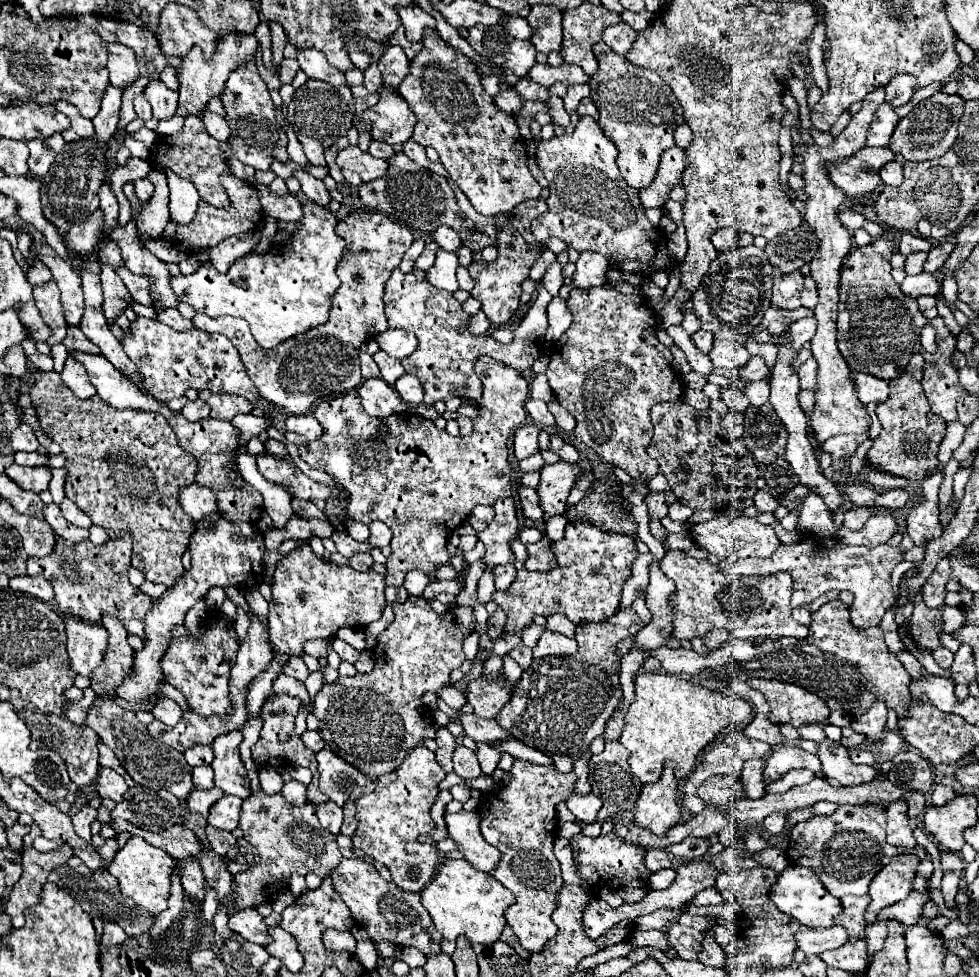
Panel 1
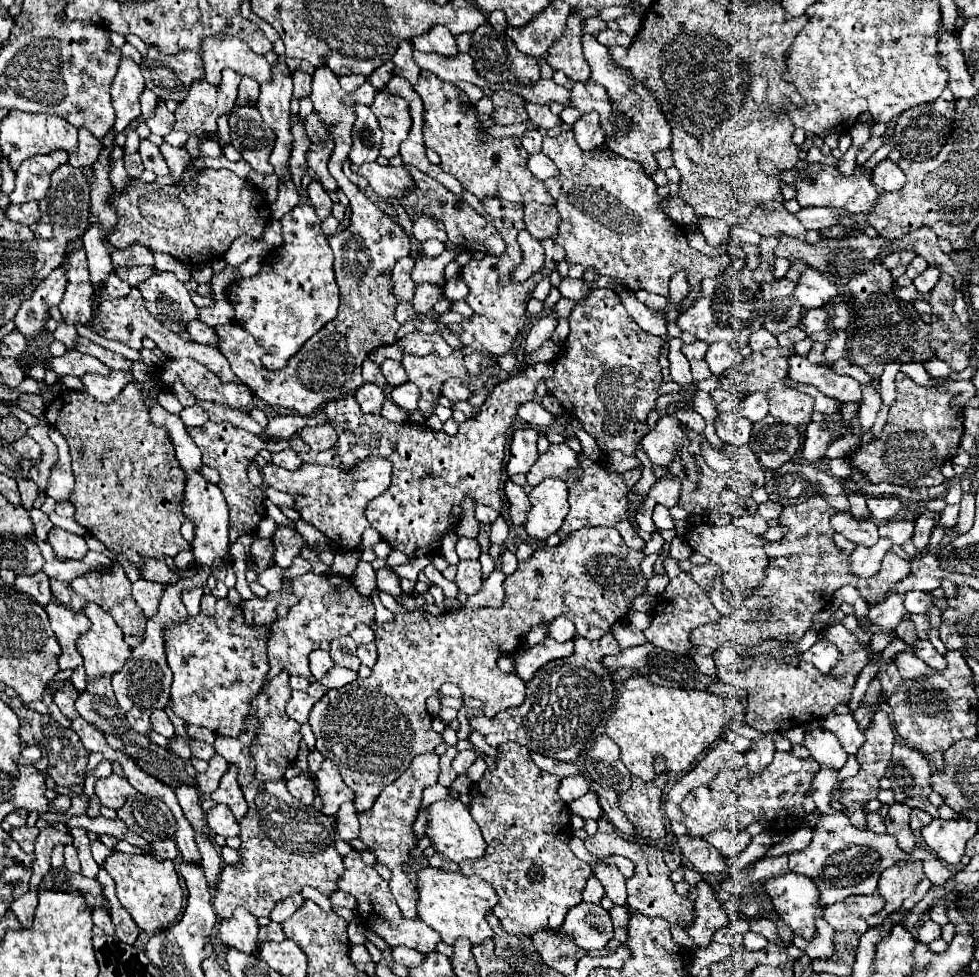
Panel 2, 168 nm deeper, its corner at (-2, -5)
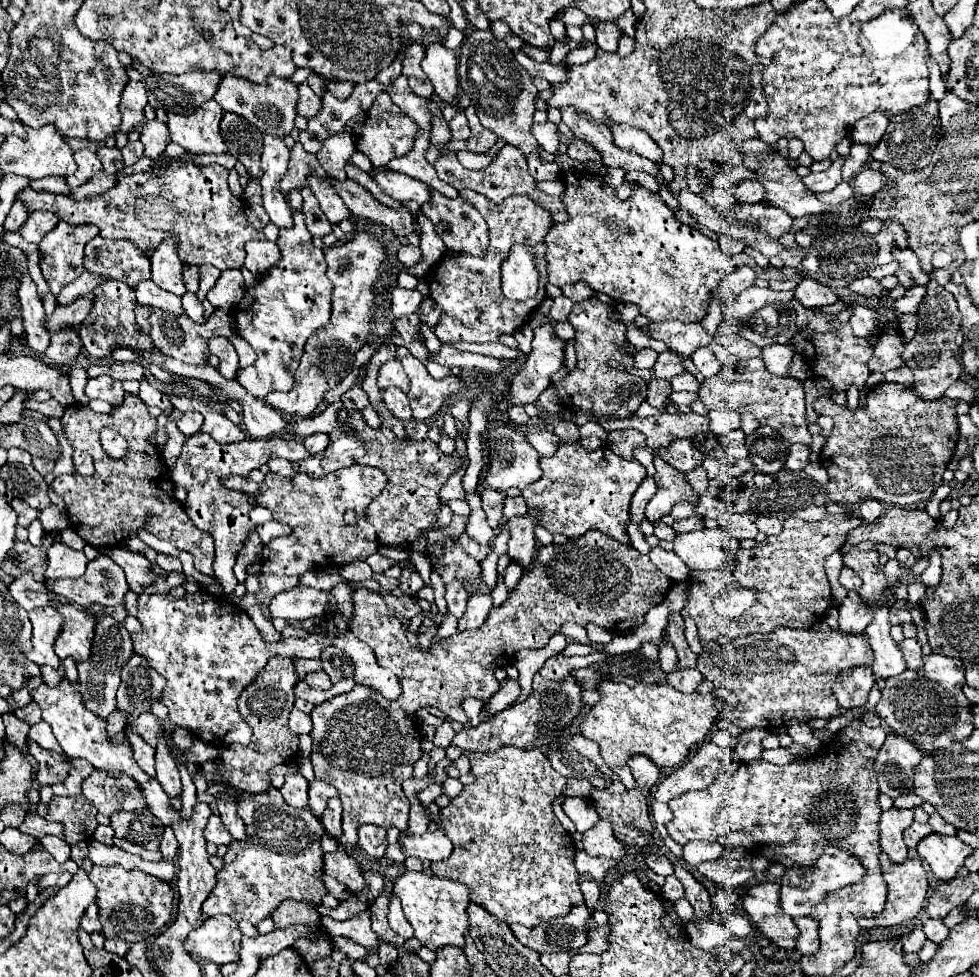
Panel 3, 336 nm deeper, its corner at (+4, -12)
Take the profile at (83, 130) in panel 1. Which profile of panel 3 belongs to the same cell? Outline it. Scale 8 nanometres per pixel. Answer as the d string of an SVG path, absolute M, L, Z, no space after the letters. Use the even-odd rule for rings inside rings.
M80 148L74 152L74 160L78 164L78 170L66 178L66 182L72 186L72 188L78 188L82 184L86 184L98 170L102 170L102 164L100 164L100 158L96 156L96 152L90 152L88 148Z

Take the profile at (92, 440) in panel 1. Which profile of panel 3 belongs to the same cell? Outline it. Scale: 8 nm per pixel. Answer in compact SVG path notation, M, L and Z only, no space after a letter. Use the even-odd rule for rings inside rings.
M126 394L124 402L110 414L96 414L88 406L72 404L64 410L60 422L72 448L88 452L94 458L96 468L92 476L58 476L50 484L50 488L66 502L68 520L76 534L86 544L98 550L108 550L122 546L128 538L136 538L138 530L146 530L156 538L174 544L178 550L190 552L194 556L196 570L202 574L212 574L212 538L192 524L182 502L176 500L174 484L170 482L170 470L164 464L160 450L150 442L156 432L158 420L148 414L148 406L142 402L142 398ZM102 428L112 428L128 440L128 452L124 458L112 460L104 456L104 450L100 446Z

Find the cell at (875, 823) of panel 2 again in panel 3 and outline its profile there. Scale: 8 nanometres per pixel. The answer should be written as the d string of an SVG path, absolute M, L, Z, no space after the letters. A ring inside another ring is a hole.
M880 852L880 866L882 866L882 876L886 876L886 888L888 888L888 900L886 900L886 908L874 916L874 918L866 918L860 920L860 928L874 928L874 926L896 926L908 918L914 918L926 900L926 892L928 892L928 878L926 878L926 868L922 866L922 862L918 858L906 858L902 864L894 864L888 854Z

